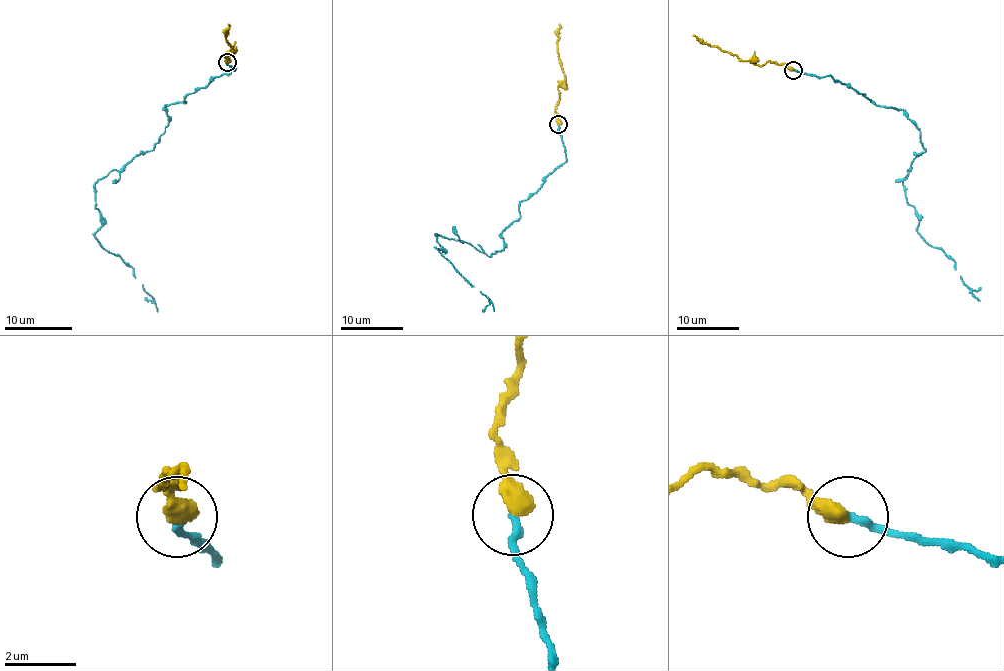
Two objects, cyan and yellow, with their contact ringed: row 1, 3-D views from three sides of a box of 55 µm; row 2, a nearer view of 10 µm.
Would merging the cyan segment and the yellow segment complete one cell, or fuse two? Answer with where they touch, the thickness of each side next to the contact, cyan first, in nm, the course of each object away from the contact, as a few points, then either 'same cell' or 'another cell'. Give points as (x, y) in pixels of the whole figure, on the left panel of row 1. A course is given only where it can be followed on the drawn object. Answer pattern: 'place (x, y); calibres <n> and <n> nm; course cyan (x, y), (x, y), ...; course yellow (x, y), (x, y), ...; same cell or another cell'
place (227, 62); calibres 200 and 550 nm; course cyan (227, 62), (236, 67), (166, 104), (168, 123), (151, 150), (95, 184), (97, 242), (134, 270), (158, 311); course yellow (227, 62), (224, 55), (227, 52), (227, 57), (234, 52), (225, 37), (227, 23); same cell

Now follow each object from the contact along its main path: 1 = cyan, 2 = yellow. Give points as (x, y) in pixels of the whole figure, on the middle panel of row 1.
1: (558, 125), (566, 161), (519, 203), (504, 247), (488, 256), (436, 234), (494, 311)
2: (558, 125), (555, 114), (558, 87), (565, 73), (558, 58), (558, 23)

